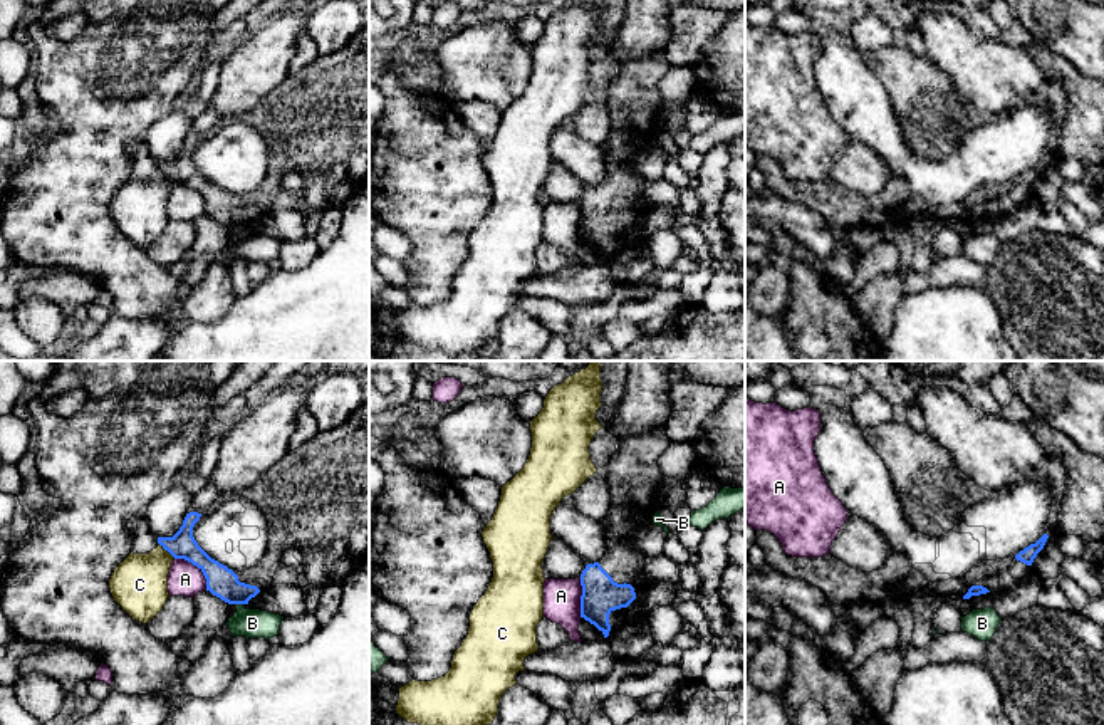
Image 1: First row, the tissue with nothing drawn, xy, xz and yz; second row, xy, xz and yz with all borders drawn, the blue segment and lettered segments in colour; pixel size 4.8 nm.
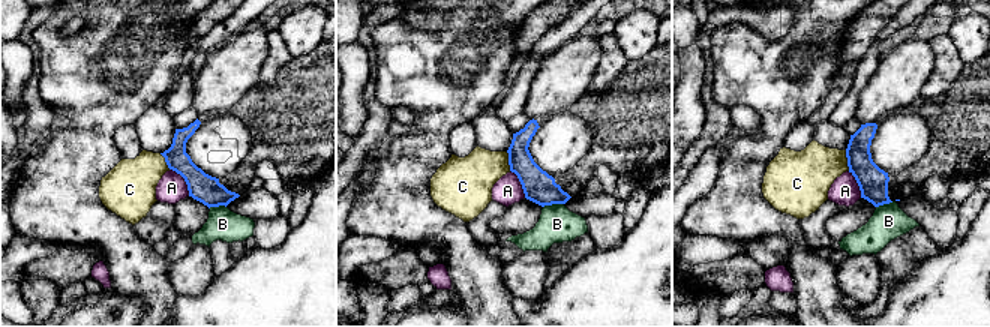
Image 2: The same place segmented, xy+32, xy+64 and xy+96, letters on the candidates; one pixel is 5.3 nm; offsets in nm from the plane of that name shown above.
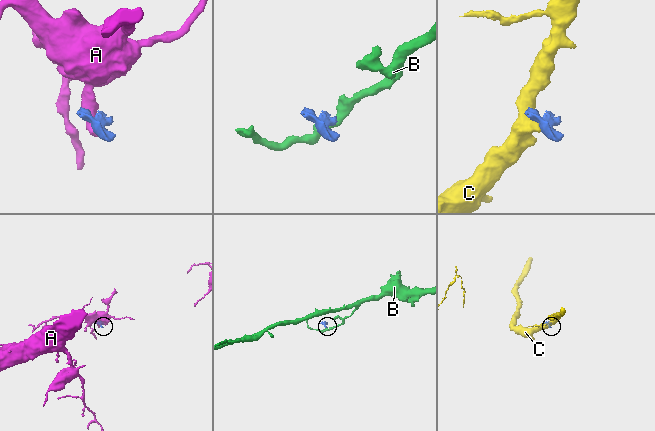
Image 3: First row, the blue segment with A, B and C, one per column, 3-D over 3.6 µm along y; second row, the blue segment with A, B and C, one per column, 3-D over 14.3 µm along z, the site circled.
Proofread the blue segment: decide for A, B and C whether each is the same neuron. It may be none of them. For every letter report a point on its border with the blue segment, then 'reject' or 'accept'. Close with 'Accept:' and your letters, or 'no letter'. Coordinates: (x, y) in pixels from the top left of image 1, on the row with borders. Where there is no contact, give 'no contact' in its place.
A: contact xy (197, 566); reject
B: contact xy (240, 603); reject
C: contact xy (166, 549); reject
Accept: no letter

